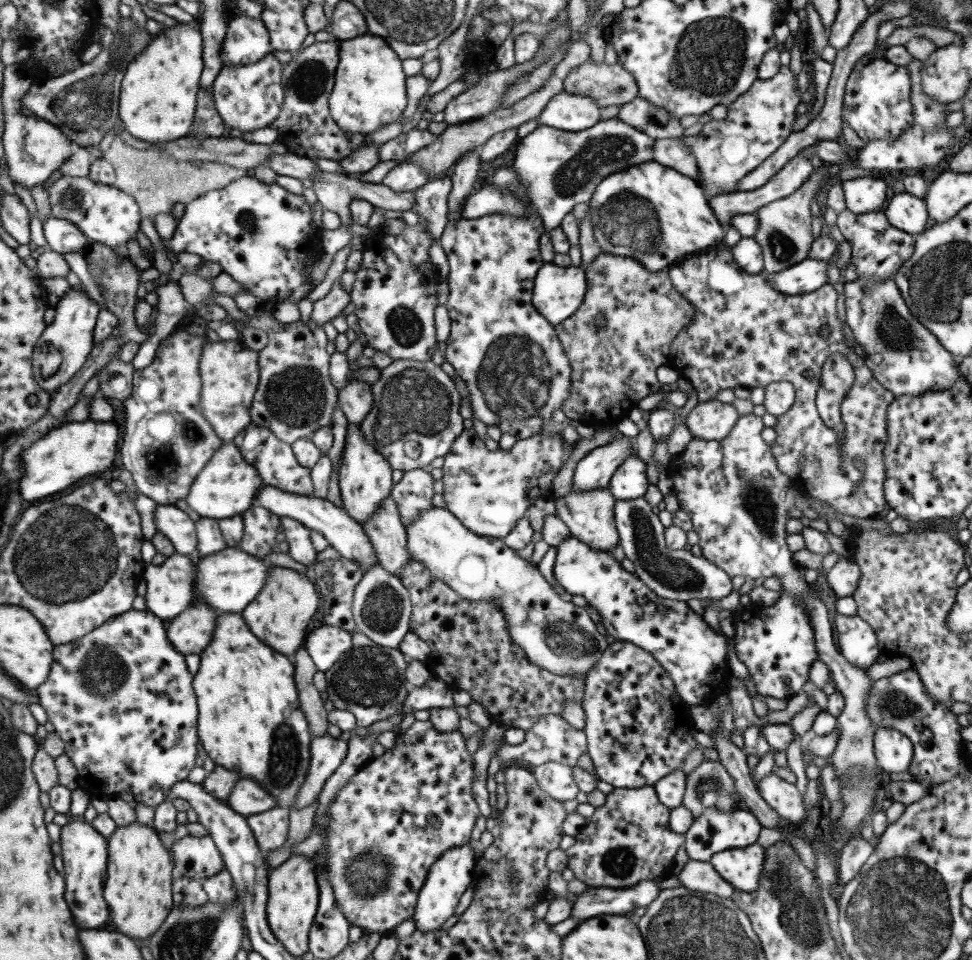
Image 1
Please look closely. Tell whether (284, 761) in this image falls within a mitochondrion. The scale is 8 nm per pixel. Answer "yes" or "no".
yes

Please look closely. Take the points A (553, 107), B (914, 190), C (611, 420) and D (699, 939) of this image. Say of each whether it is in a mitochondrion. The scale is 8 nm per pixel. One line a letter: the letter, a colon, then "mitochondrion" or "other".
A: other
B: other
C: other
D: mitochondrion

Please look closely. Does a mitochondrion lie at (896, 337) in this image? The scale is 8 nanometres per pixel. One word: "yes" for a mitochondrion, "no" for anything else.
yes

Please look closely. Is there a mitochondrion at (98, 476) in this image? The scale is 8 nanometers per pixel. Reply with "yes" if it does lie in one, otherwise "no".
no

